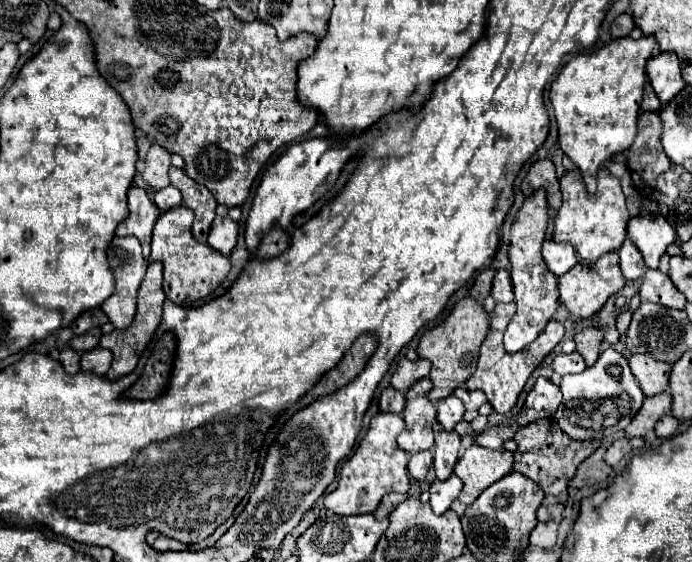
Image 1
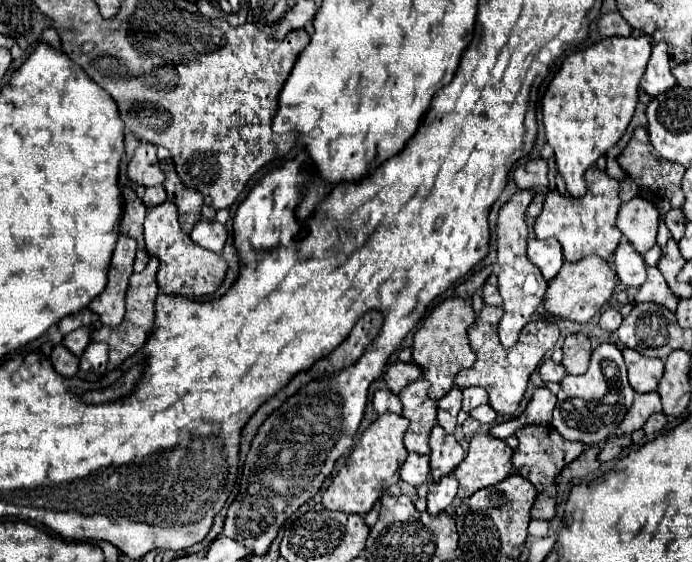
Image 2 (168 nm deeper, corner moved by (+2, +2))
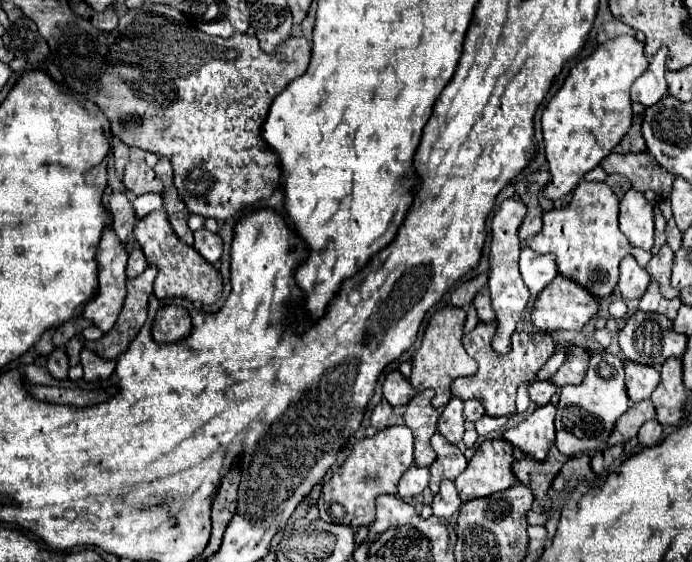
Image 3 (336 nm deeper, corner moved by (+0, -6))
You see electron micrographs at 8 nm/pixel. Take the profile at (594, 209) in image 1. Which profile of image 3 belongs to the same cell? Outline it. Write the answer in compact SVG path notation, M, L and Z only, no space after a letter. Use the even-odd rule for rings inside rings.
M579 183L567 207L551 209L543 215L543 229L529 241L537 253L555 253L557 271L585 287L595 299L609 297L617 287L617 267L623 257L633 255L633 247L617 227L619 199L605 183Z

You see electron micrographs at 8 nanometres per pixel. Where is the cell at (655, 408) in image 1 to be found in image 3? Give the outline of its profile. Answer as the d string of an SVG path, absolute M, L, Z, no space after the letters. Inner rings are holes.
M647 399L647 401L641 401L641 403L635 403L631 405L621 417L619 417L619 423L615 423L615 431L611 431L611 439L607 441L609 445L617 445L617 443L627 443L629 439L633 439L639 431L639 427L649 421L649 419L655 419L655 407L653 403Z

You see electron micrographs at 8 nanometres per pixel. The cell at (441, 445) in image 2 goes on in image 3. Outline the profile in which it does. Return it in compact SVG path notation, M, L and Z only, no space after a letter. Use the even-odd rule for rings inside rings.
M439 433L433 435L431 445L433 445L435 453L437 453L437 459L435 459L435 463L429 467L429 471L431 471L429 489L431 489L431 493L435 495L435 493L439 491L441 479L451 479L451 481L453 481L459 473L465 471L467 459L465 459L463 451L461 451L457 445L449 443L449 441L443 439Z

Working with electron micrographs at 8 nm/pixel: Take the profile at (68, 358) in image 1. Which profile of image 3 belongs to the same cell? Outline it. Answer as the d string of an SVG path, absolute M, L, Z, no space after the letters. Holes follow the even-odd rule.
M55 349L51 351L51 355L47 357L47 369L55 379L67 379L67 371L69 371L69 361L63 349Z

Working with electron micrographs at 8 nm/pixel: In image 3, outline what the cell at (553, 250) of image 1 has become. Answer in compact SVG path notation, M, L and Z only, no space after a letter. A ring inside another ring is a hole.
M529 247L521 251L519 269L521 269L523 281L533 297L537 297L557 277L555 255L539 255L539 253L531 251Z

